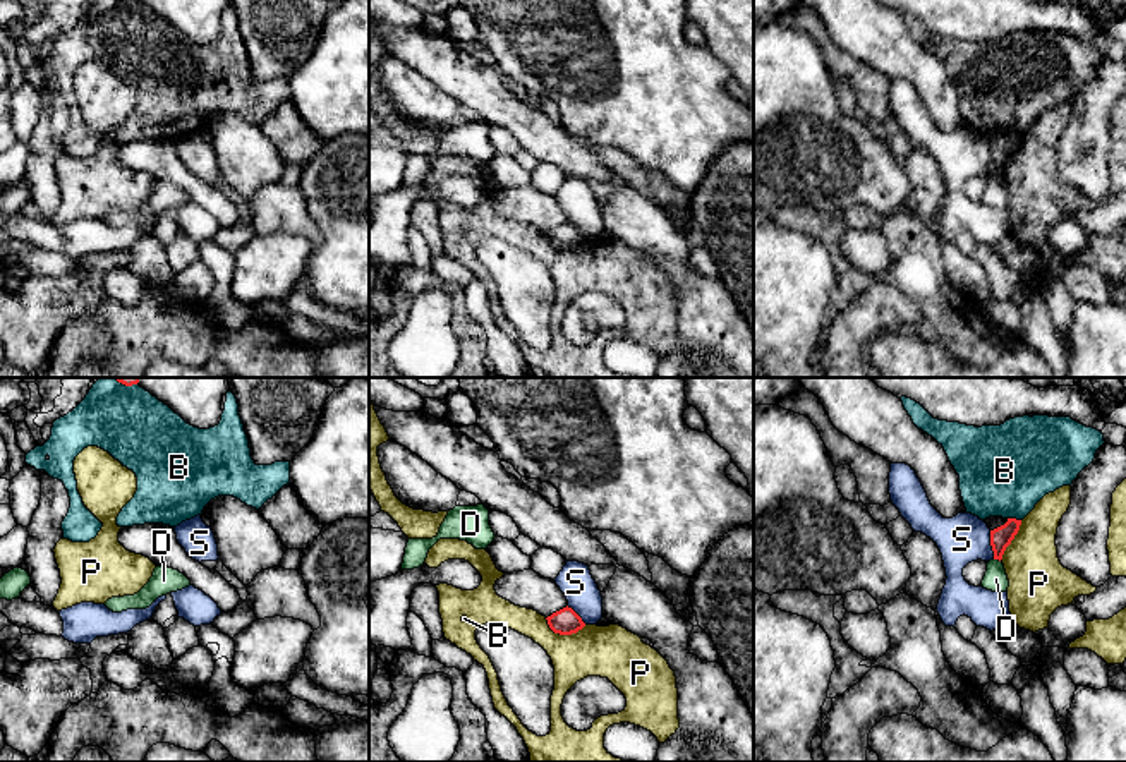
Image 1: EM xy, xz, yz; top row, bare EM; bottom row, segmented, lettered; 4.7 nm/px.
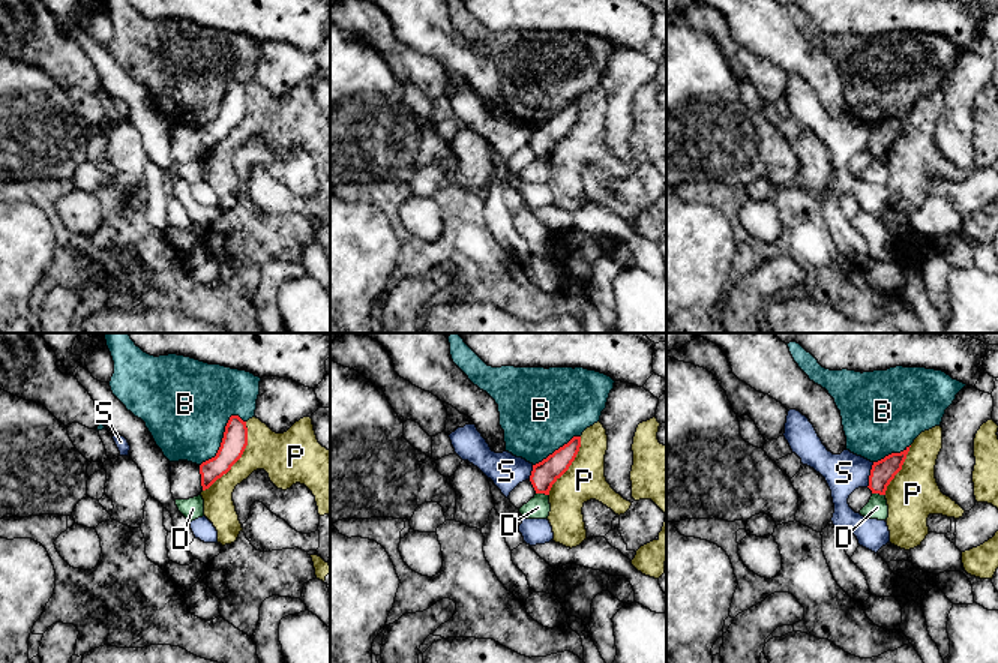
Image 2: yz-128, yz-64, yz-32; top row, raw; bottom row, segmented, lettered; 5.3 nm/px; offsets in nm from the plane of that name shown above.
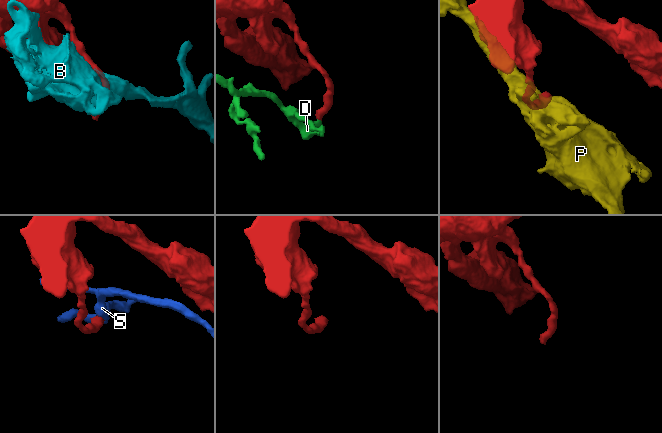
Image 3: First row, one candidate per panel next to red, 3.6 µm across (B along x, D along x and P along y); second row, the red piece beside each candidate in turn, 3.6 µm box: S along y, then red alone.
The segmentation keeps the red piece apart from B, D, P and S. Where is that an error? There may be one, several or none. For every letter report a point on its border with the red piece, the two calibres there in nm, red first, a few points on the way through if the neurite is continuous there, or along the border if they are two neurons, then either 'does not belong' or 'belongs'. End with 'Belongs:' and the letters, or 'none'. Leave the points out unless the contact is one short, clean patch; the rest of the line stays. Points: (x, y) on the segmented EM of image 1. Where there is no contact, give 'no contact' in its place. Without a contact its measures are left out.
B: meets red in yz at (1015, 519); 100 nm thick on the red side, 420 nm on the other; does not belong
D: meets red in yz at (998, 558); 100 nm thick on the red side, 110 nm on the other; does not belong
P: meets red in xz at (563, 634); 130 nm thick on the red side, 240 nm on the other; does not belong
S: meets red in yz at (991, 544); 100 nm thick on the red side, 220 nm on the other; does not belong
Belongs: none

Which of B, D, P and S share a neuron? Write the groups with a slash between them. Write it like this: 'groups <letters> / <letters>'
groups B / D / P / S

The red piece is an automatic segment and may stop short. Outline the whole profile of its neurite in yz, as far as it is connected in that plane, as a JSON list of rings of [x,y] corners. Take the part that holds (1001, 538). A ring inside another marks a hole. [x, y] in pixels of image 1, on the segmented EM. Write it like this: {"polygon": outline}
{"polygon": [[[1008,518],[1008,522],[994,530],[990,530],[990,546],[994,551],[994,559],[1002,559],[1006,547],[1011,544],[1018,534],[1021,520]]]}

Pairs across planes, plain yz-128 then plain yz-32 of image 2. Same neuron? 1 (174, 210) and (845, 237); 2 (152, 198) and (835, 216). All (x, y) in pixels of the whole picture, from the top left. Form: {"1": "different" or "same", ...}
{"1": "different", "2": "same"}

